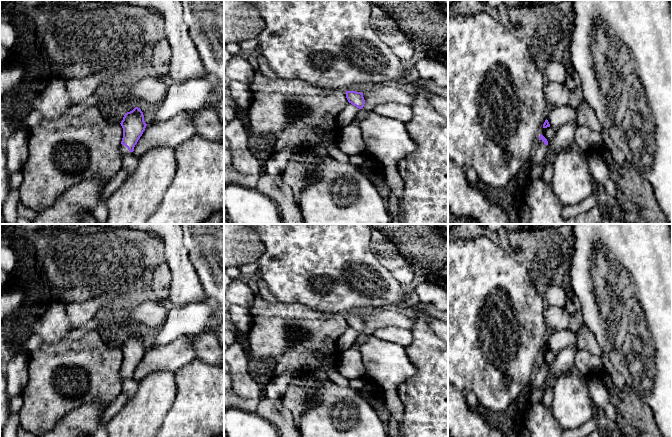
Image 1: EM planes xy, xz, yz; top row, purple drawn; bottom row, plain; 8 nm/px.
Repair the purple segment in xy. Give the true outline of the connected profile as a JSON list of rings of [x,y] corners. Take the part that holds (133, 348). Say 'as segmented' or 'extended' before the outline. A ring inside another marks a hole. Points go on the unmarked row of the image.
extended; [[[138,331],[127,336],[120,348],[123,352],[123,362],[120,369],[120,376],[123,381],[134,375],[134,371],[145,355],[147,348],[144,345],[143,336]]]

